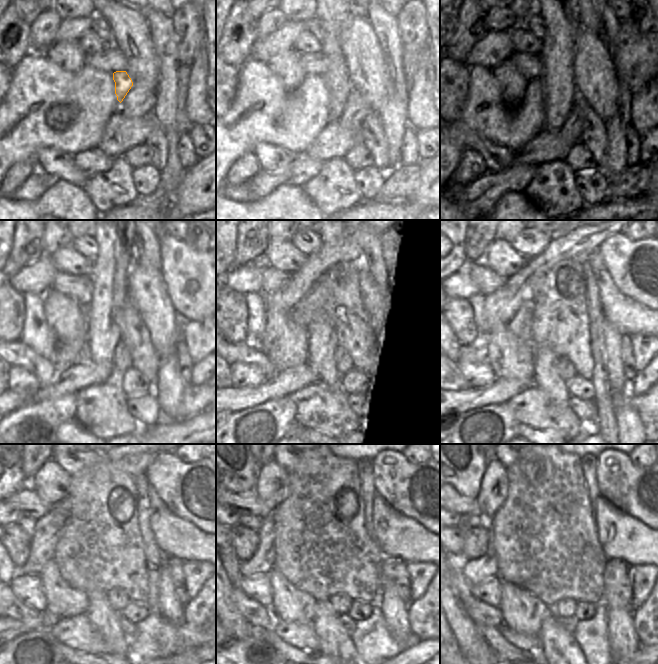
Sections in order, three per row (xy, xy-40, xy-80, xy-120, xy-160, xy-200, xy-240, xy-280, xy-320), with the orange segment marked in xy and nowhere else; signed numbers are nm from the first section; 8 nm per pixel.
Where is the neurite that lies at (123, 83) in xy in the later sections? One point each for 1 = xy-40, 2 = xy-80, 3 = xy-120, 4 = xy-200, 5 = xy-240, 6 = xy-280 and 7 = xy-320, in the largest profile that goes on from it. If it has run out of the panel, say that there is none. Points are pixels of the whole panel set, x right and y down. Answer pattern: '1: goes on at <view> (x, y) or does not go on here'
1: goes on at xy-40 (333, 16)
2: goes on at xy-80 (562, 16)
3: goes on at xy-120 (114, 240)
4: goes on at xy-200 (546, 377)
5: goes on at xy-240 (103, 617)
6: goes on at xy-280 (334, 641)
7: goes on at xy-320 (559, 646)

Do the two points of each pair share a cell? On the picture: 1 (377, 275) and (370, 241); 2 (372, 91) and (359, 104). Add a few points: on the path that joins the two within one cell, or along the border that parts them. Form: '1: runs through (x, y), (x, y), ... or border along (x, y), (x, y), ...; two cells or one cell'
1: runs through (376, 267), (372, 260), (372, 249); one cell
2: border along (353, 88), (360, 94), (371, 110); two cells

